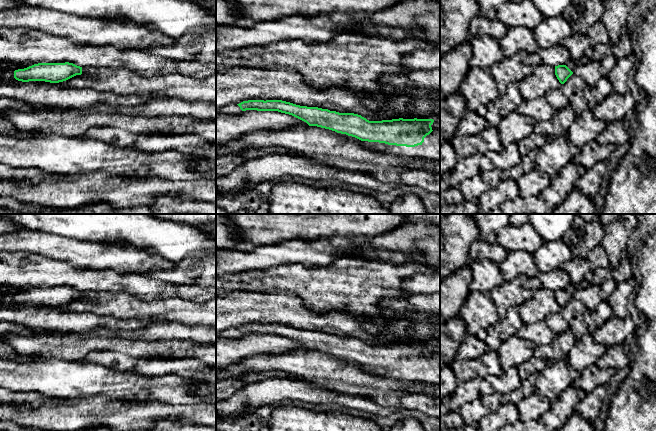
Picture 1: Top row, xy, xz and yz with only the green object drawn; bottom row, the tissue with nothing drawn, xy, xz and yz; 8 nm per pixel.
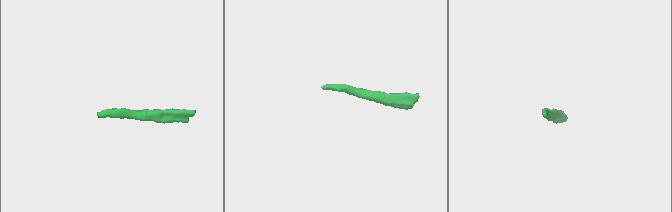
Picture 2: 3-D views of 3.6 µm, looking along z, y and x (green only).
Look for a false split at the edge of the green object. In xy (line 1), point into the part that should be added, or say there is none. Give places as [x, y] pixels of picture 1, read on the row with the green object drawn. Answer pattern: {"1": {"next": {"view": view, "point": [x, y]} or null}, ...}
{"1": {"next": {"view": "xy", "point": [22, 66]}}}

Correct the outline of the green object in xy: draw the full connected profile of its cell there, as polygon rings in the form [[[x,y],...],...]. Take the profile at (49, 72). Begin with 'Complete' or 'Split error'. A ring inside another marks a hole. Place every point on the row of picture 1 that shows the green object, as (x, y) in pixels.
Split error. [[[69,62],[21,64],[18,67],[19,69],[14,71],[14,78],[22,82],[59,83],[82,74],[82,67]]]

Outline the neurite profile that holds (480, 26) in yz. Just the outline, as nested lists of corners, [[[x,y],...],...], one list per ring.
[[[476,15],[469,25],[469,37],[489,36],[500,40],[506,35],[508,28],[496,18],[489,20],[481,15]]]

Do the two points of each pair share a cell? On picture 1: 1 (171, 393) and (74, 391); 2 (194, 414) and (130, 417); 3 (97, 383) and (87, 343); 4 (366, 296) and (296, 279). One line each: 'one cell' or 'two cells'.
1: one cell
2: one cell
3: two cells
4: one cell

